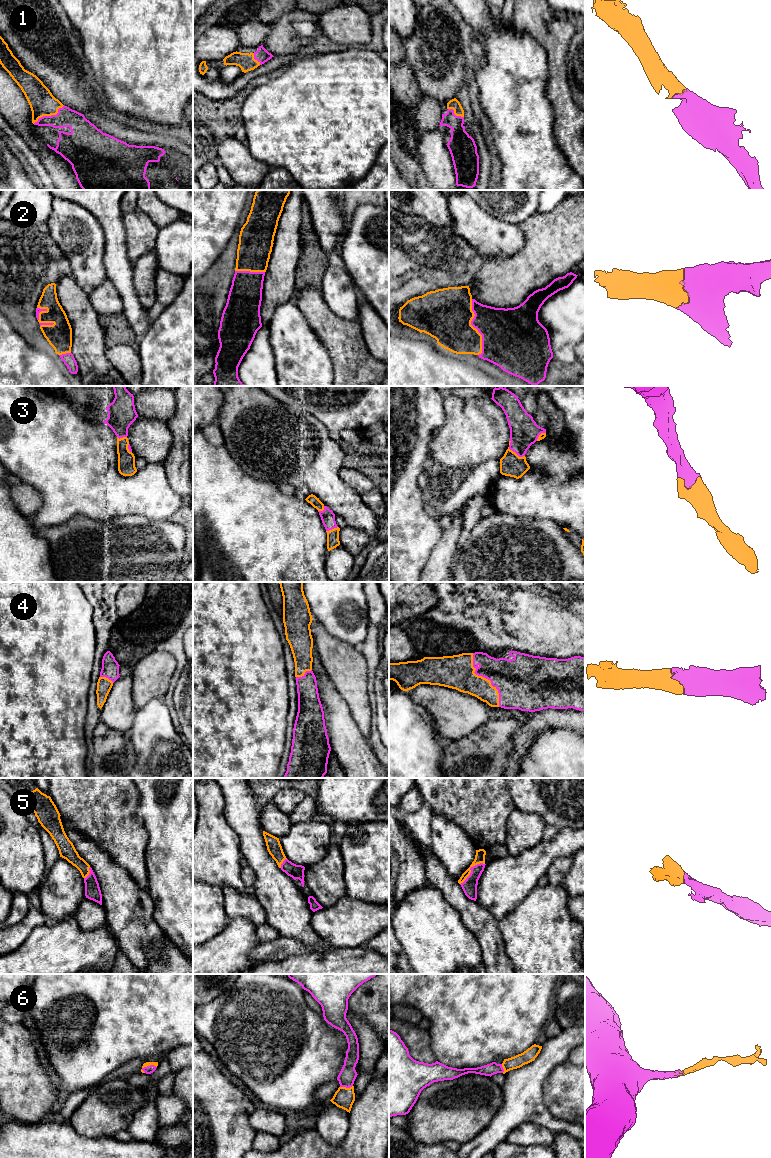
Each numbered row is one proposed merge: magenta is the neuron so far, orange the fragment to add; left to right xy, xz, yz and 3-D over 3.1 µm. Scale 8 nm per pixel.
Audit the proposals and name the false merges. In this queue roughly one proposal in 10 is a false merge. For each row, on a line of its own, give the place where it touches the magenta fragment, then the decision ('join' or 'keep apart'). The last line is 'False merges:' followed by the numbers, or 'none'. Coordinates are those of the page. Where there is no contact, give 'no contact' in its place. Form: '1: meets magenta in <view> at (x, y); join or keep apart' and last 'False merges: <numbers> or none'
1: meets magenta in xy at (49, 116); join
2: meets magenta in yz at (474, 327); join
3: meets magenta in yz at (516, 453); join
4: meets magenta in yz at (485, 677); join
5: meets magenta in yz at (470, 869); join
6: meets magenta in xy at (148, 1066); join
False merges: none

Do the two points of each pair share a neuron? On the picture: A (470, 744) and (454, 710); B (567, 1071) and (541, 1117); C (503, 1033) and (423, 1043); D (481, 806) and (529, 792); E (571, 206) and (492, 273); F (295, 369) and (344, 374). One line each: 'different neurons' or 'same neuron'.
A: different neurons
B: different neurons
C: different neurons
D: different neurons
E: same neuron
F: different neurons

